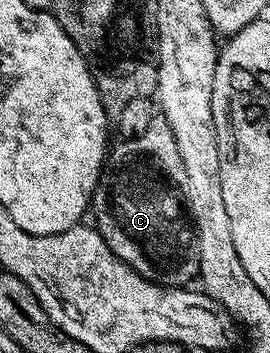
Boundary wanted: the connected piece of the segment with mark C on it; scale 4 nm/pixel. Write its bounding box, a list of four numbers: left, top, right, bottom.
[92,137,200,287]

